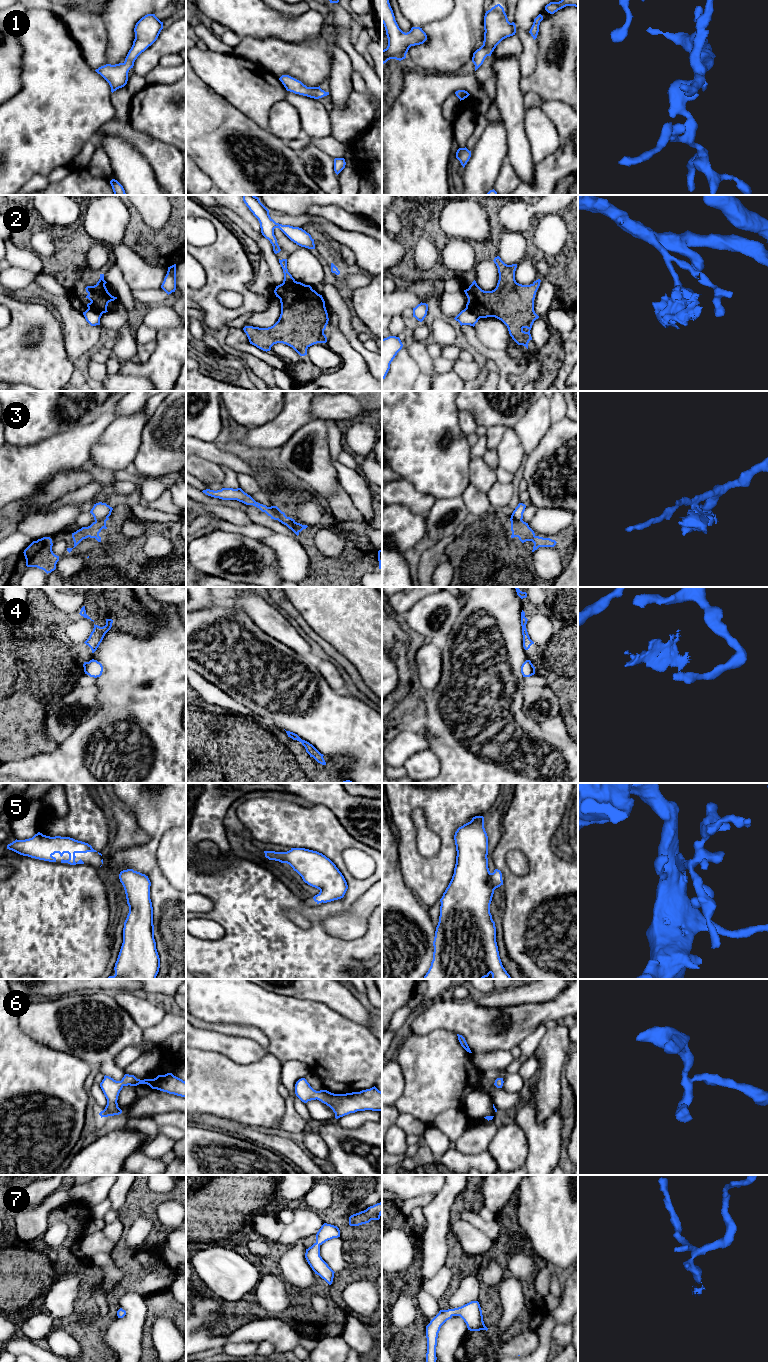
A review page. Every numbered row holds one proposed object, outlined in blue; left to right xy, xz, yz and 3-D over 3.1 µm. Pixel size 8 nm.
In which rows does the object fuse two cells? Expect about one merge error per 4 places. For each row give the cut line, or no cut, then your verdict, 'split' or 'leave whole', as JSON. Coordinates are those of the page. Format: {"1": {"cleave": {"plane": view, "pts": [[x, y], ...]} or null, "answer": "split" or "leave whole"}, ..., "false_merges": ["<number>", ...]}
{"1": {"cleave": null, "answer": "leave whole"}, "2": {"cleave": {"plane": "xz", "pts": [[296, 281], [292, 282], [278, 297]]}, "answer": "split"}, "3": {"cleave": {"plane": "xy", "pts": [[107, 517], [95, 521]]}, "answer": "split"}, "4": {"cleave": {"plane": "xy", "pts": [[87, 662], [84, 664]]}, "answer": "split"}, "5": {"cleave": null, "answer": "leave whole"}, "6": {"cleave": null, "answer": "leave whole"}, "7": {"cleave": null, "answer": "leave whole"}, "false_merges": ["2", "3", "4"]}

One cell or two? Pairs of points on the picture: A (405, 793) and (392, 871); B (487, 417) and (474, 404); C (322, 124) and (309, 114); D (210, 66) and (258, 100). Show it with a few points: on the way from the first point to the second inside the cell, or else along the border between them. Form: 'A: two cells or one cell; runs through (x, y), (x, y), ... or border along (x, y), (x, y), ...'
A: two cells; border along (396, 835), (398, 860), (401, 867)
B: one cell; runs through (484, 414), (477, 407)
C: one cell; runs through (319, 123), (312, 116)
D: one cell; runs through (222, 72), (237, 79), (246, 88)

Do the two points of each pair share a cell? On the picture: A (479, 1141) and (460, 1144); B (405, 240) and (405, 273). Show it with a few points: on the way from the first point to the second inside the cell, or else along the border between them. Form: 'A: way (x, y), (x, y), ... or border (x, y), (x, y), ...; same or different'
A: way (474, 1141), (465, 1144); same
B: way (408, 248), (408, 261), (406, 265); same

